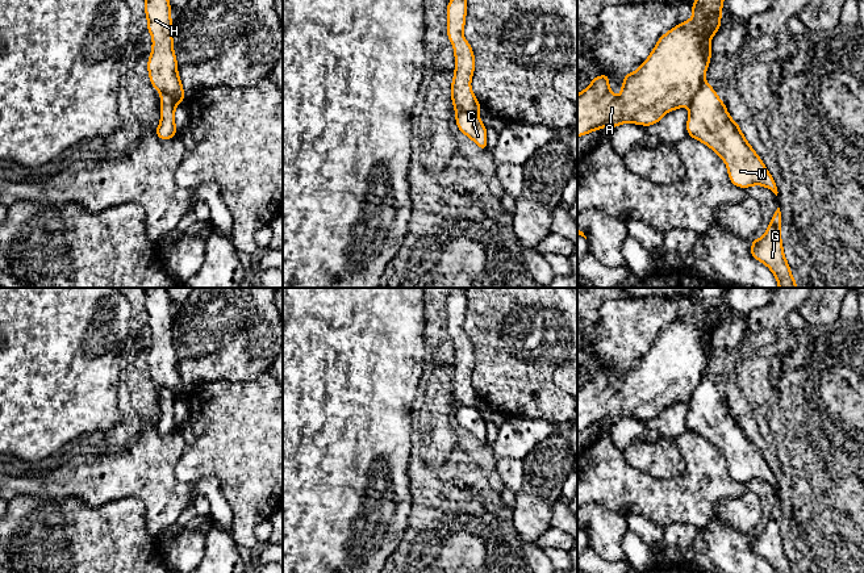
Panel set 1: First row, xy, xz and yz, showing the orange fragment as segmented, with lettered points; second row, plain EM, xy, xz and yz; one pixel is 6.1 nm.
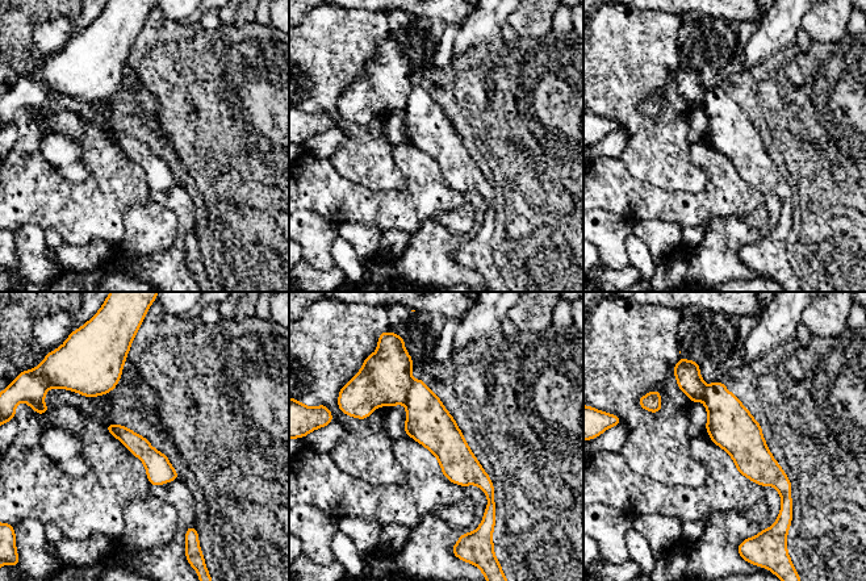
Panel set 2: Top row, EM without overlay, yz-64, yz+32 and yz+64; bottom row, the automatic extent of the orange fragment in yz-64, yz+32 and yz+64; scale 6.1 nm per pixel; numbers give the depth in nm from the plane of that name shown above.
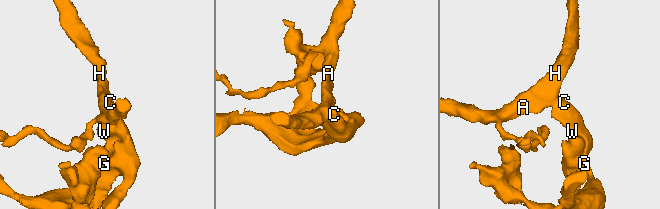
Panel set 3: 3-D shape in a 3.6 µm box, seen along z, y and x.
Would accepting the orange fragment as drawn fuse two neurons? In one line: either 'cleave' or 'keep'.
cleave

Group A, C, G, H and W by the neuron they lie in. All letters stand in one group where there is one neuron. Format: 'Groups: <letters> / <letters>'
Groups: A H / C G W

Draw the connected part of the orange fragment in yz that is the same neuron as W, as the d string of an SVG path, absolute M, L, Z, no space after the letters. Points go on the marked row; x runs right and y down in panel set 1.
M706 81L701 84L689 105L686 130L688 135L709 146L726 163L734 185L748 188L757 184L777 196L772 175Z

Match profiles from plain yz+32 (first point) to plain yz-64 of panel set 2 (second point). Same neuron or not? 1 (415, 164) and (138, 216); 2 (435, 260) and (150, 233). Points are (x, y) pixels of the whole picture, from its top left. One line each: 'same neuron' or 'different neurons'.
1: different neurons
2: different neurons

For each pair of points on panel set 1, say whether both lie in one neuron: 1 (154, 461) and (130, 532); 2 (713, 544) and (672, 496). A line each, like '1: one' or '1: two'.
1: two
2: two

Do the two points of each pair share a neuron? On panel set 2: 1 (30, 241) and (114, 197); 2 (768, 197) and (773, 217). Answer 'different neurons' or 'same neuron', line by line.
1: different neurons
2: same neuron

